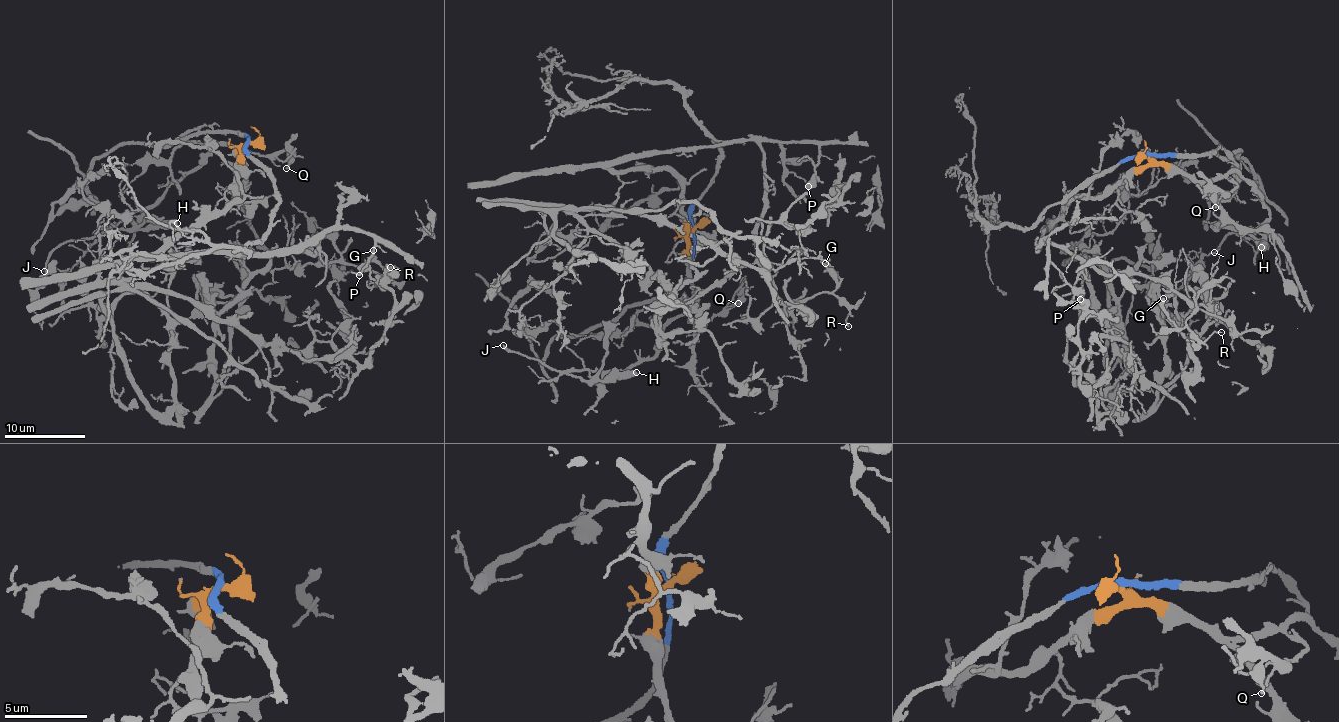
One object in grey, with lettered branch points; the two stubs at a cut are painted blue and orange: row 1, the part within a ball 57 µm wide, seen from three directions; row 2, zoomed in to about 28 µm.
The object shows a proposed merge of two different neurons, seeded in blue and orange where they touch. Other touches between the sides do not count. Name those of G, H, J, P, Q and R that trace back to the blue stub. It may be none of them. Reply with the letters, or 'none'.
none

